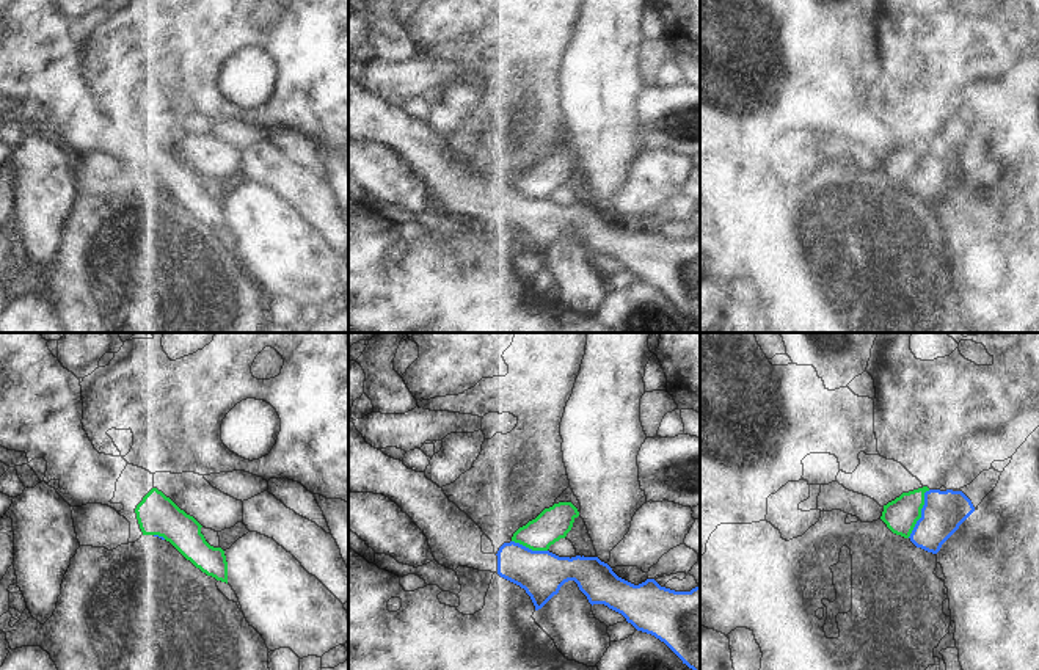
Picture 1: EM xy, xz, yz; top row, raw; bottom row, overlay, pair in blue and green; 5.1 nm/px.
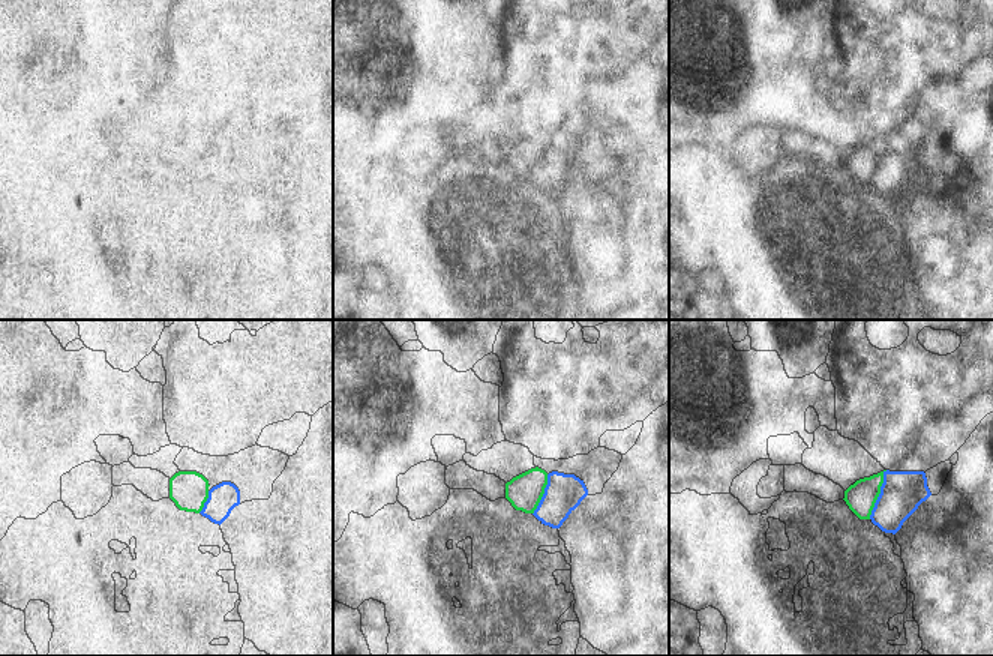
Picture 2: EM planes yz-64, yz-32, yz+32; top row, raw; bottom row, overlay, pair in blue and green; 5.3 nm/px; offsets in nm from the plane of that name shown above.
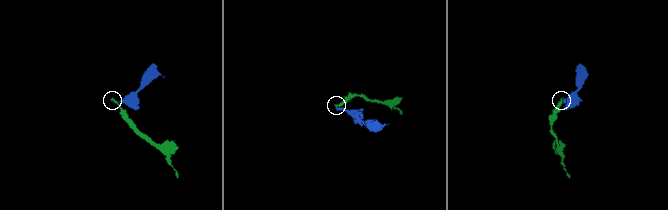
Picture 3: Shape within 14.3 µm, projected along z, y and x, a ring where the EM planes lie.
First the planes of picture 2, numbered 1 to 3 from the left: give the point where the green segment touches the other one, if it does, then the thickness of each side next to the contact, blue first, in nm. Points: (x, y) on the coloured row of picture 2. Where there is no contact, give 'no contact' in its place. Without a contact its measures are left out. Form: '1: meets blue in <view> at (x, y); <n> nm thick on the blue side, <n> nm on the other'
1: meets blue in yz-64 at (206, 502); 160 nm thick on the blue side, 200 nm on the other
2: meets blue in yz-32 at (543, 494); 200 nm thick on the blue side, 190 nm on the other
3: meets blue in yz+32 at (879, 494); 220 nm thick on the blue side, 160 nm on the other

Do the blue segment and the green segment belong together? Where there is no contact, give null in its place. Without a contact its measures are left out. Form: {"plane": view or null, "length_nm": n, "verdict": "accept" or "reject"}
{"plane": "yz", "length_nm": 280, "verdict": "reject"}

